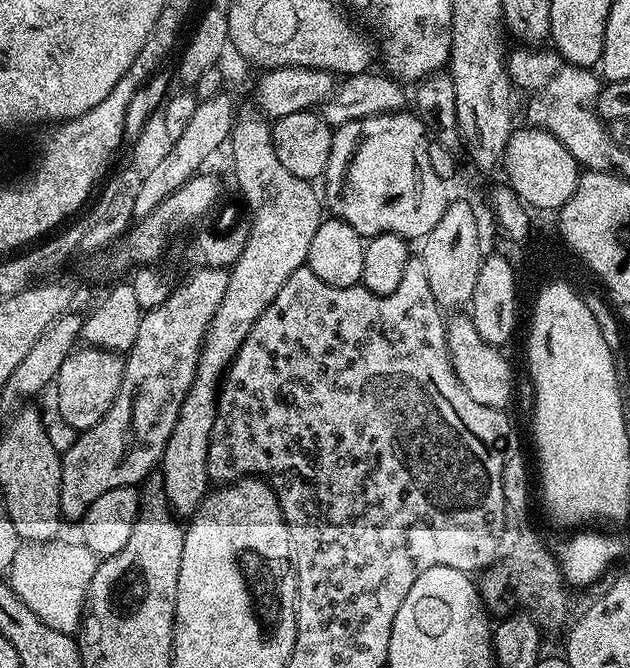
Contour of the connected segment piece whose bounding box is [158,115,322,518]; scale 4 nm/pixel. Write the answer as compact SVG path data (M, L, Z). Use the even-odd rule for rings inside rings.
M256 116L237 119L232 125L230 137L232 172L252 211L246 246L228 272L226 294L204 336L194 382L190 382L190 390L178 410L178 420L174 422L170 442L166 442L166 450L158 465L168 507L180 518L191 517L210 491L210 434L214 430L216 398L224 373L231 366L246 334L250 334L250 326L254 326L254 322L258 322L260 315L274 302L275 295L286 280L307 265L310 241L322 219L322 200L317 189L315 192L312 189L315 187L307 180L294 178L294 174L278 162L269 121Z

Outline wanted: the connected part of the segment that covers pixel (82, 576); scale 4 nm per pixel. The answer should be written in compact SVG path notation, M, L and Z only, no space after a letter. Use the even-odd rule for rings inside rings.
M64 539L21 543L6 573L6 582L46 626L72 634L80 627L86 590L90 578L94 578L98 557L88 549L87 543L75 544Z

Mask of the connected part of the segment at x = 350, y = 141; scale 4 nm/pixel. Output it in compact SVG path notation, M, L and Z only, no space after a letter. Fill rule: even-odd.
M408 110L387 112L339 125L332 133L330 158L322 177L322 200L327 211L329 208L335 219L344 220L365 238L392 232L409 242L416 242L428 236L430 230L438 226L450 203L450 195L444 189L447 188L445 181L440 180L430 167L429 143L428 129L419 116Z

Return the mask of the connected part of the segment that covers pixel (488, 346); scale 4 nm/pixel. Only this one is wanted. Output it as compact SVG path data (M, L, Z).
M456 314L447 321L448 357L452 363L458 382L462 382L462 390L474 398L474 402L482 402L482 406L507 409L512 400L512 368L497 345L486 342L478 330L474 330L471 315Z

